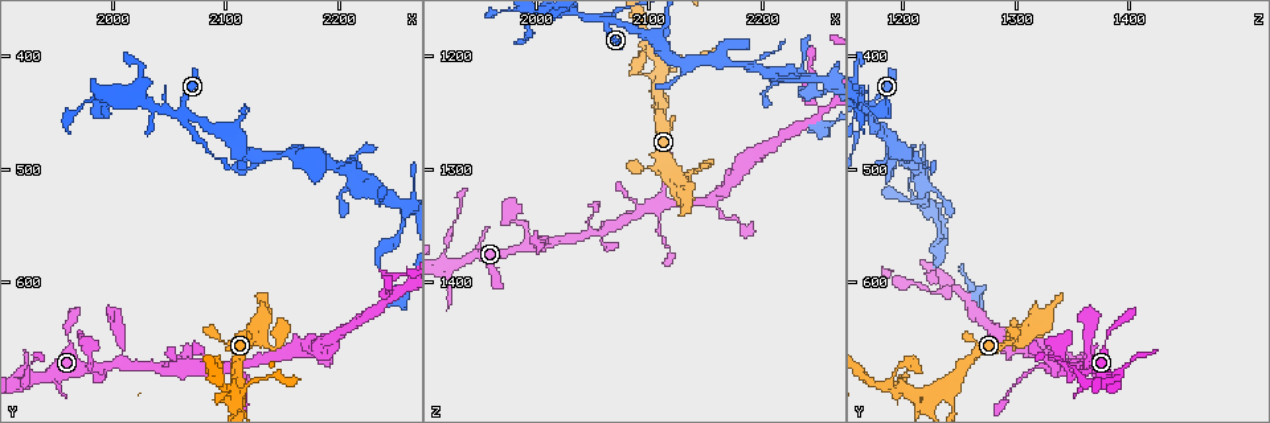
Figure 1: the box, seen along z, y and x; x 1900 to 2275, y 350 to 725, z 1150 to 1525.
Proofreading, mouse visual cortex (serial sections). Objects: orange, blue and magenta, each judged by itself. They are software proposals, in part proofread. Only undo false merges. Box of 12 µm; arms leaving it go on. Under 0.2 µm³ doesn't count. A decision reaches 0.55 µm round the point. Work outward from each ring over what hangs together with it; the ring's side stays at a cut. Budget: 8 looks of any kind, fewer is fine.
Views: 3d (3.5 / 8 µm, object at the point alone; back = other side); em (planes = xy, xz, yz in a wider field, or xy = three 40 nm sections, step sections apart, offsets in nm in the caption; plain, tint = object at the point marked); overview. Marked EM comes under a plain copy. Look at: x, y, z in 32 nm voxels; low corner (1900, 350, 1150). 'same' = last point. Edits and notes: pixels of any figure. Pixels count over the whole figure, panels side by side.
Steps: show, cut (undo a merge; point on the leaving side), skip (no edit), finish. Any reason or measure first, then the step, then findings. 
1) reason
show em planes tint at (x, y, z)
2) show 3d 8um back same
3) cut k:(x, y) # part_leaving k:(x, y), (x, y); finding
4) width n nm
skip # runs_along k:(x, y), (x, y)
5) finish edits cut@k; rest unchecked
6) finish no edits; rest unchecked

three-way junction
show 3d 8um back at (2102, 470, 1182)

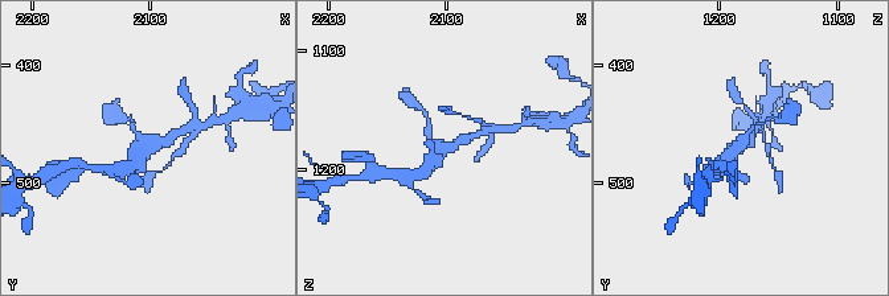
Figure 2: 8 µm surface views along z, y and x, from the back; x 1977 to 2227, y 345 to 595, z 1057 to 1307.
arms 3; arm_widths 150, 250, 400 nm
show em xy step 2 tint at (2102, 468, 1184)

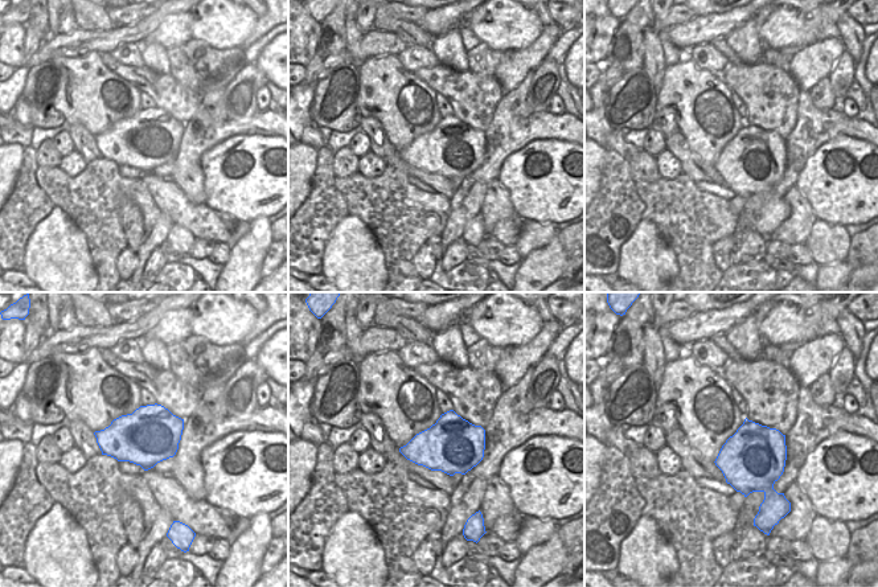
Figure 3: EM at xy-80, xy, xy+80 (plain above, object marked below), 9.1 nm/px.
skip # runs_along 2:(475, 135), (445, 147), (423, 172); continuous, no second cell

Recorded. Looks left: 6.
small branch off a trunk
show 3d 3.5um at (2108, 704, 1216)

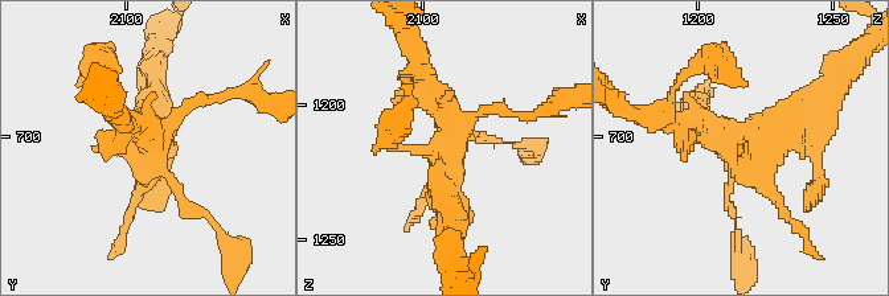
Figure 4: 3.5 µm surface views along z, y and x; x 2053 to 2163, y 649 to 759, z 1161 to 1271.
show em xy step 5 tint at (2109, 703, 1215)

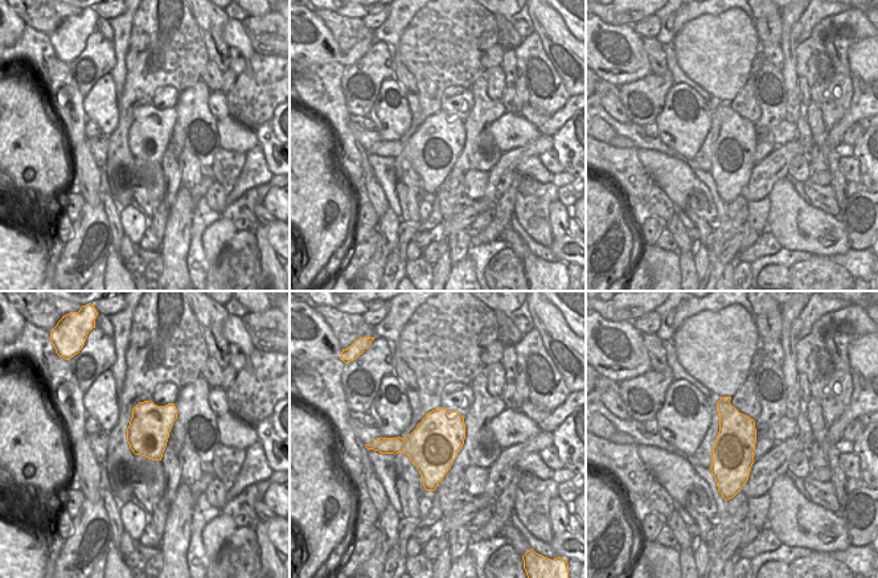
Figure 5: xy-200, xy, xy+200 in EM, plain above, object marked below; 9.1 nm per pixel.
cut it another way
show em xy step 1 tint same

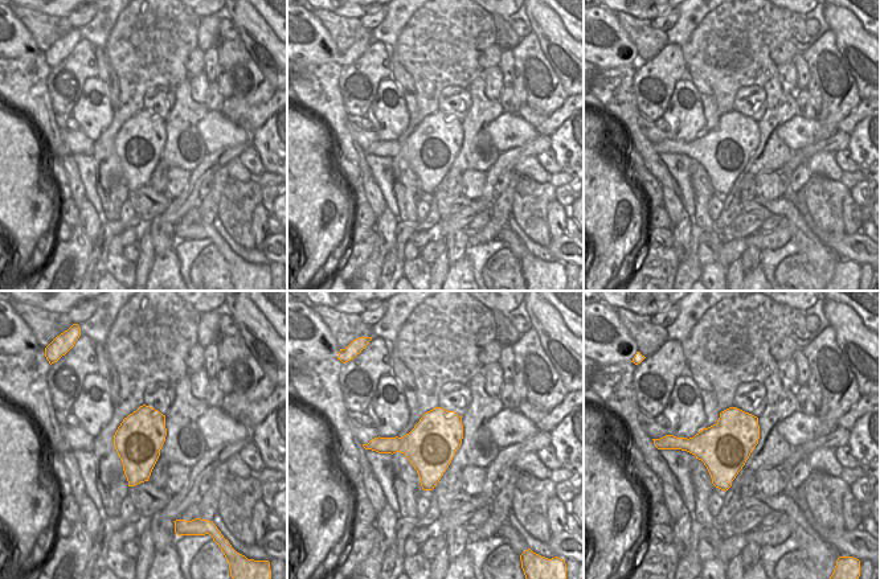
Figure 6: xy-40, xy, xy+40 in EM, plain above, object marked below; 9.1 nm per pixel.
skip # runs_along 4:(451, 221), (451, 123), (423, 75); continuous, no second cell

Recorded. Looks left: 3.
calibre changes
show 3d 3.5um at (2126, 648, 1306)

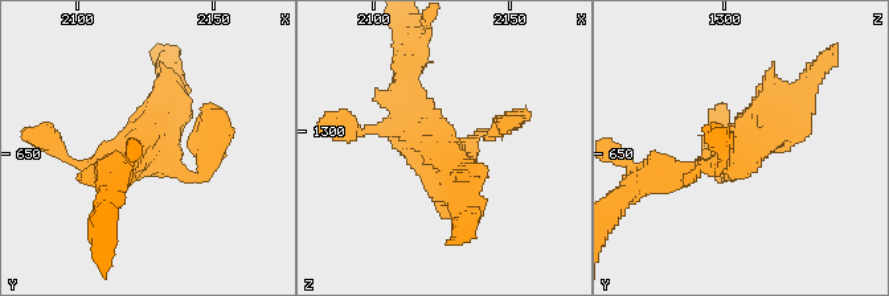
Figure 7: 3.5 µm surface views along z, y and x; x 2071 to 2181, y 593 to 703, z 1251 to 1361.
show em planes tint at (2125, 649, 1307)

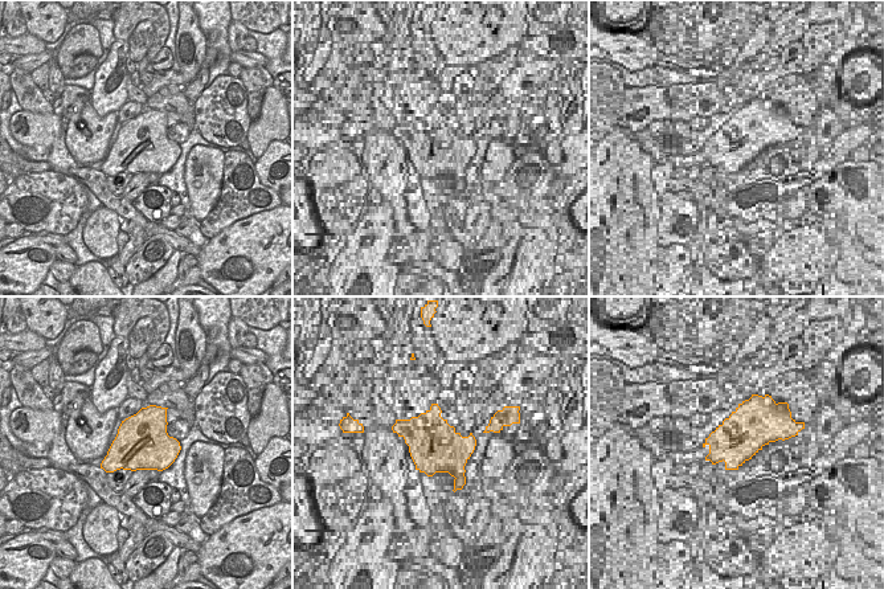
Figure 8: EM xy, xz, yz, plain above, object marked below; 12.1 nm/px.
width 650 nm
skip # runs_along 7:(658, 171), (733, 159), (801, 94); one cell here

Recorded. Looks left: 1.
finish no edits; rest unchecked

